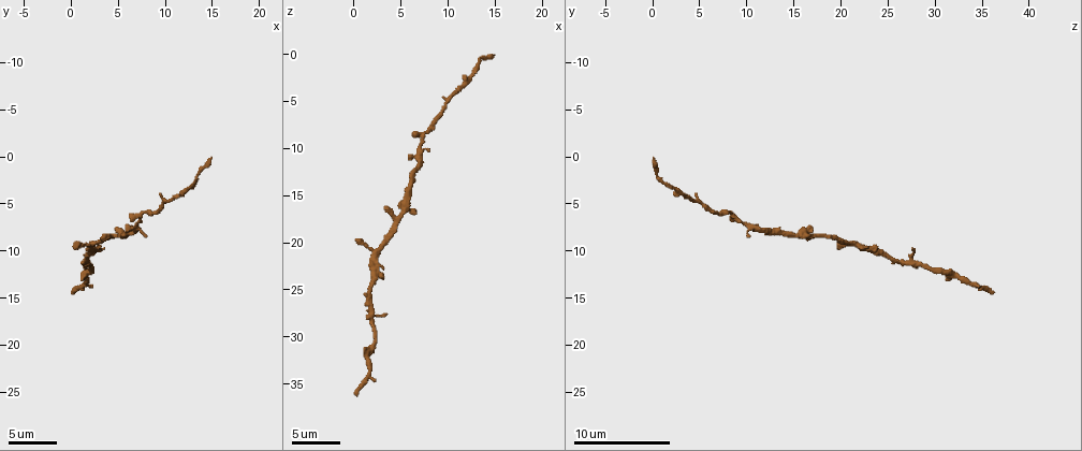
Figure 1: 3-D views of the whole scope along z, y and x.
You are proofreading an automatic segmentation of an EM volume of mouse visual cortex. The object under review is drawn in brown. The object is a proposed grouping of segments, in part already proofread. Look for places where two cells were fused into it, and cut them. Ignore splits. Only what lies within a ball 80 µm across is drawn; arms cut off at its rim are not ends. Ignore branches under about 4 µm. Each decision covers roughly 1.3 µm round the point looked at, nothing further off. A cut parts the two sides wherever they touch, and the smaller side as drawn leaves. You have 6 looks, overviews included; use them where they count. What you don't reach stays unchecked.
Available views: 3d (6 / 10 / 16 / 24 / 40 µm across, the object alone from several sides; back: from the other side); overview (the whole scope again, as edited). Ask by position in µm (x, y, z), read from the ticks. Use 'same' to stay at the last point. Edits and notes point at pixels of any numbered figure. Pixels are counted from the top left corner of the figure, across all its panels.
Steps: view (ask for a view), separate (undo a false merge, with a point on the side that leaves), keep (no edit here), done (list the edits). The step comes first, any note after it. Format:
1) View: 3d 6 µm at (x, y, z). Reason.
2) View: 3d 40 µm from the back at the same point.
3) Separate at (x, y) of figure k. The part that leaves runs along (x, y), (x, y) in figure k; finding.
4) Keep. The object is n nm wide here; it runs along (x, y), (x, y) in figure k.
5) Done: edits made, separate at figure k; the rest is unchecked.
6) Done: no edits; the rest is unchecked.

View: 3d 10 µm at (5.2, 8.4, 17.0). A fork.

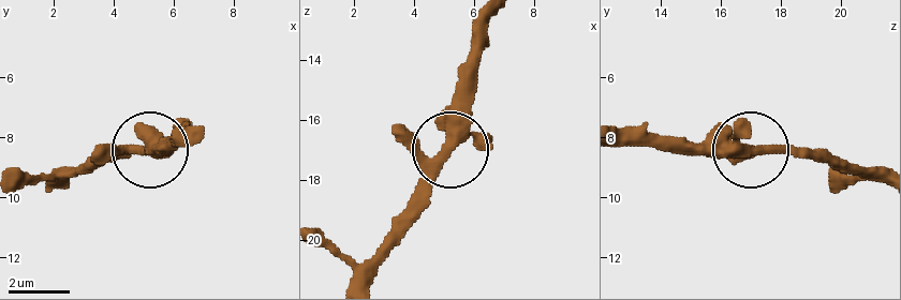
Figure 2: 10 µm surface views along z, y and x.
Keep. The object is 320 nm wide here; it runs along (444, 137), (448, 158), (400, 216) in figure 2; one cell here.

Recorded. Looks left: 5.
View: 3d 16 µm at (7.0, 7.4, 10.2).

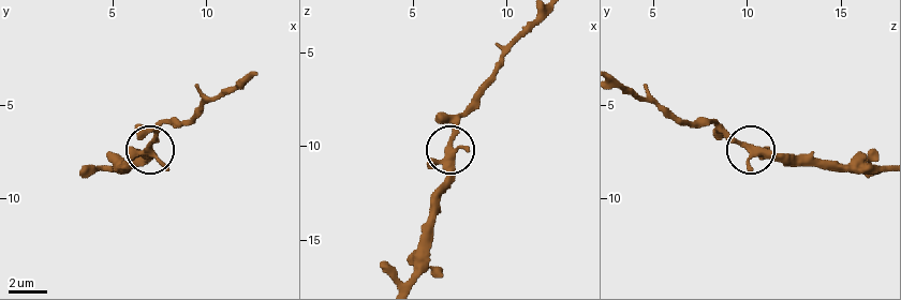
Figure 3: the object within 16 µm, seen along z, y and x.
Keep. It runs along (412, 266), (433, 191), (446, 171), (459, 116) in figure 3; all the same cell.

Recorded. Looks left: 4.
View: 3d 6 µm at (1.6, 11.4, 26.4). Two arms in line, one across.

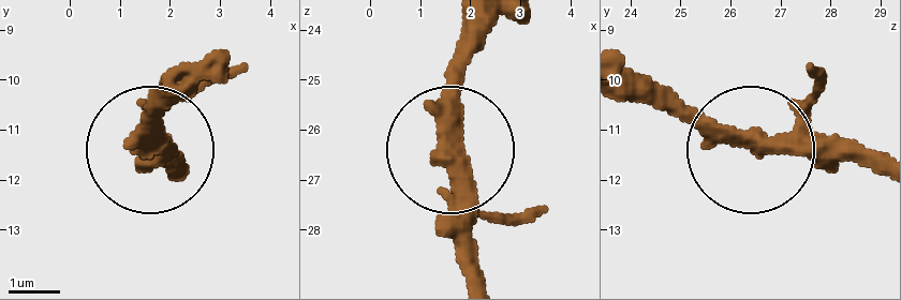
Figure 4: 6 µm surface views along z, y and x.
View: 3d 6 µm from the back at (1.70, 11.20, 26.55).

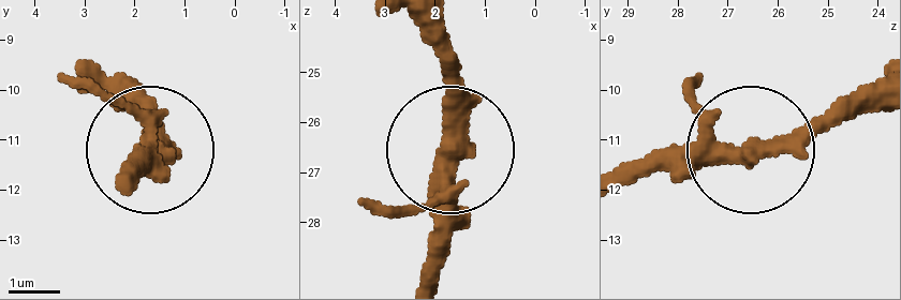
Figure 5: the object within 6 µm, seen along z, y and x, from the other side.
Keep. It runs along (881, 78), (753, 147), (630, 159) in figure 5; all the same cell.

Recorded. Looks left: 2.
Done: no edits; the rest is unchecked.

